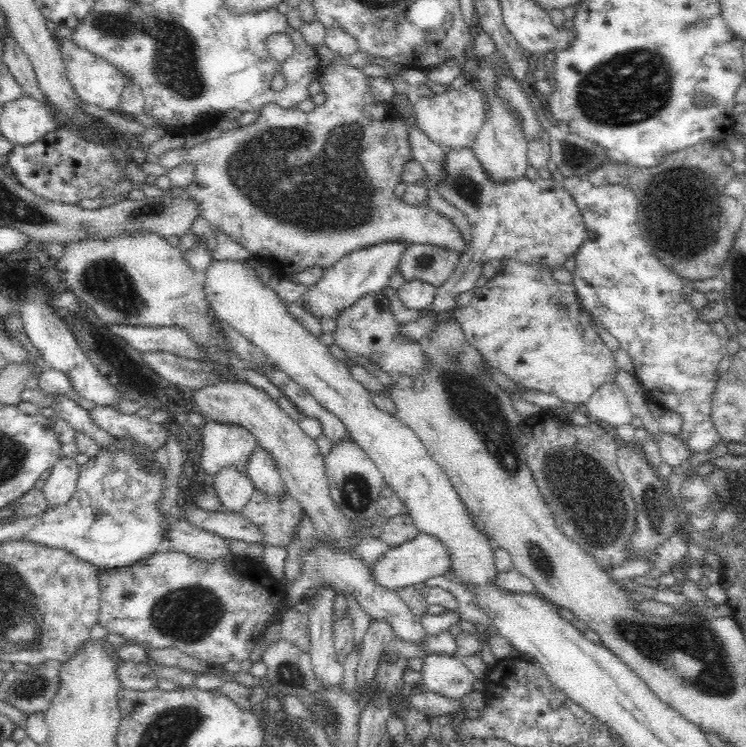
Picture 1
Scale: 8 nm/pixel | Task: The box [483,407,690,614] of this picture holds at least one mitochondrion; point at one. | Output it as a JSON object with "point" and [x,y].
{"point":[599,513]}

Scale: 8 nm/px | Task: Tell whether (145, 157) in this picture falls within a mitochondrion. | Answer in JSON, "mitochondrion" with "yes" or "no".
{"mitochondrion":"no"}

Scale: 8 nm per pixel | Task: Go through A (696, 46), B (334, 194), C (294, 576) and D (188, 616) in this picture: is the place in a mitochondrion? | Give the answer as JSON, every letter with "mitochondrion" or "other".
{"A":"other","B":"mitochondrion","C":"other","D":"mitochondrion"}

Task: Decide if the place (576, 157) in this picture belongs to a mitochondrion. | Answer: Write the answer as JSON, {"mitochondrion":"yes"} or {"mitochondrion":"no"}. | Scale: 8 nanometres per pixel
{"mitochondrion":"yes"}

